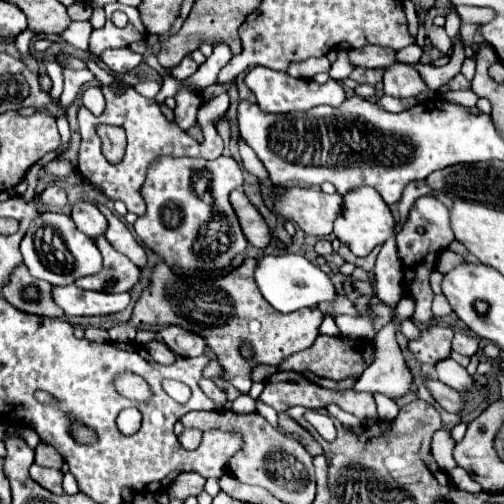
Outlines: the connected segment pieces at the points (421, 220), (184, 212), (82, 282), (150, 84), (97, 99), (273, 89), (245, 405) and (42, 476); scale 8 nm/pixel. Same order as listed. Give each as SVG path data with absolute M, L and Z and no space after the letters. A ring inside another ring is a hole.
M433 195L419 197L413 203L413 207L409 211L409 217L403 223L401 231L397 233L397 253L399 253L399 259L403 261L405 291L415 299L415 311L411 315L411 321L415 321L415 323L429 325L433 321L431 303L433 303L435 293L429 285L429 275L435 271L437 255L441 251L445 251L451 245L453 239L455 239L455 235L453 235L451 221L449 221L449 209Z
M221 155L213 161L191 159L191 157L179 157L179 159L159 157L149 167L147 179L141 187L141 197L147 203L147 213L135 221L135 233L141 237L143 245L149 247L157 257L161 257L161 261L165 261L171 269L177 269L183 273L197 271L197 269L199 271L221 271L231 265L235 255L245 253L245 249L249 245L245 241L239 219L237 219L237 215L231 207L231 201L229 201L229 193L233 189L243 189L243 171L239 169L237 161L231 157ZM201 169L207 169L211 173L211 181L209 181L211 203L205 203L205 199L199 197L193 187L193 173L197 173Z
M105 237L97 239L97 247L103 255L103 269L95 275L77 279L75 285L87 291L105 291L105 293L129 291L141 279L141 269L135 263L131 263L125 255L115 251Z
M142 81L135 86L135 90L150 99L154 99L157 93L160 91L161 84L155 81Z
M89 87L85 93L83 93L83 105L91 111L91 113L103 113L103 107L105 107L105 99L103 99L103 93L99 87Z
M253 67L247 75L245 75L245 85L255 93L257 97L257 105L261 107L261 111L265 113L291 113L291 111L307 111L311 107L317 105L331 105L331 107L339 107L345 101L345 91L341 81L329 79L327 83L319 85L315 81L309 79L295 79L287 73L277 73L273 69L267 67Z
M241 394L234 402L232 411L237 415L249 415L256 411L256 401L253 401L251 397L247 397L247 394Z
M34 463L30 467L29 473L41 487L49 489L55 495L63 495L63 487L61 487L63 473L61 471L57 471L57 469L45 469L45 467L39 467L39 465Z

